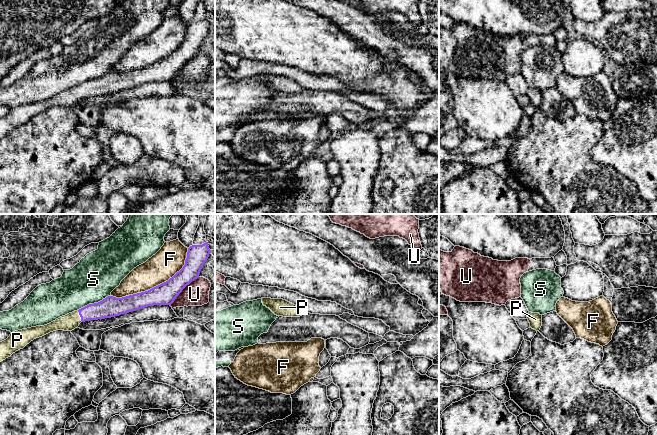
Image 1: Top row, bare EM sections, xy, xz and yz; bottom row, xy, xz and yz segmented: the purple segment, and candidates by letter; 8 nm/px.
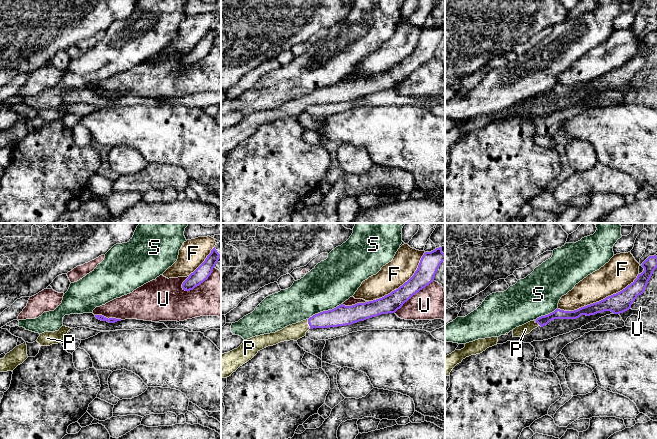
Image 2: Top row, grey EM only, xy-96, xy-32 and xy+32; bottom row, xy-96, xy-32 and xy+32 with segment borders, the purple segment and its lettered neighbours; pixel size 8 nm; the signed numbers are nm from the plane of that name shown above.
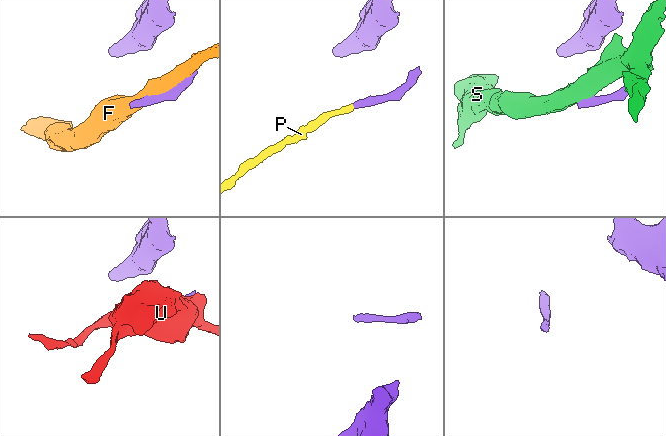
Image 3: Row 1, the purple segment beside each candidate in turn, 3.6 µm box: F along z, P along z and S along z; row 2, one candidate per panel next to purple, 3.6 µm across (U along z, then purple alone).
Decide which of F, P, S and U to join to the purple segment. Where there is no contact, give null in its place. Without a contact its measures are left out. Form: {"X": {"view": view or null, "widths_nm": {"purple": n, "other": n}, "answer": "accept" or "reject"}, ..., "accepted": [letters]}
{"F": {"view": "xy", "widths_nm": {"purple": 180, "other": 240}, "answer": "reject"}, "P": {"view": "xy", "widths_nm": {"purple": 160, "other": 140}, "answer": "accept"}, "S": {"view": "xy", "widths_nm": {"purple": 160, "other": 360}, "answer": "reject"}, "U": {"view": "xy", "widths_nm": {"purple": 180, "other": 190}, "answer": "reject"}, "accepted": ["P"]}

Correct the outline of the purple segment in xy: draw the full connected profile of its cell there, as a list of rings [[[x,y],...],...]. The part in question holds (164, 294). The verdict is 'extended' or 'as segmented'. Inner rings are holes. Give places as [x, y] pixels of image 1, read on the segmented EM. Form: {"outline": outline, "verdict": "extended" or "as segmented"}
{"outline": [[[208,242],[202,245],[190,246],[183,268],[168,281],[148,291],[122,298],[108,296],[98,303],[89,304],[47,325],[12,332],[6,340],[0,342],[0,362],[16,351],[23,349],[34,339],[56,330],[72,331],[81,322],[111,318],[148,306],[171,306],[182,290],[199,277],[199,273],[208,259],[210,251]]], "verdict": "extended"}

